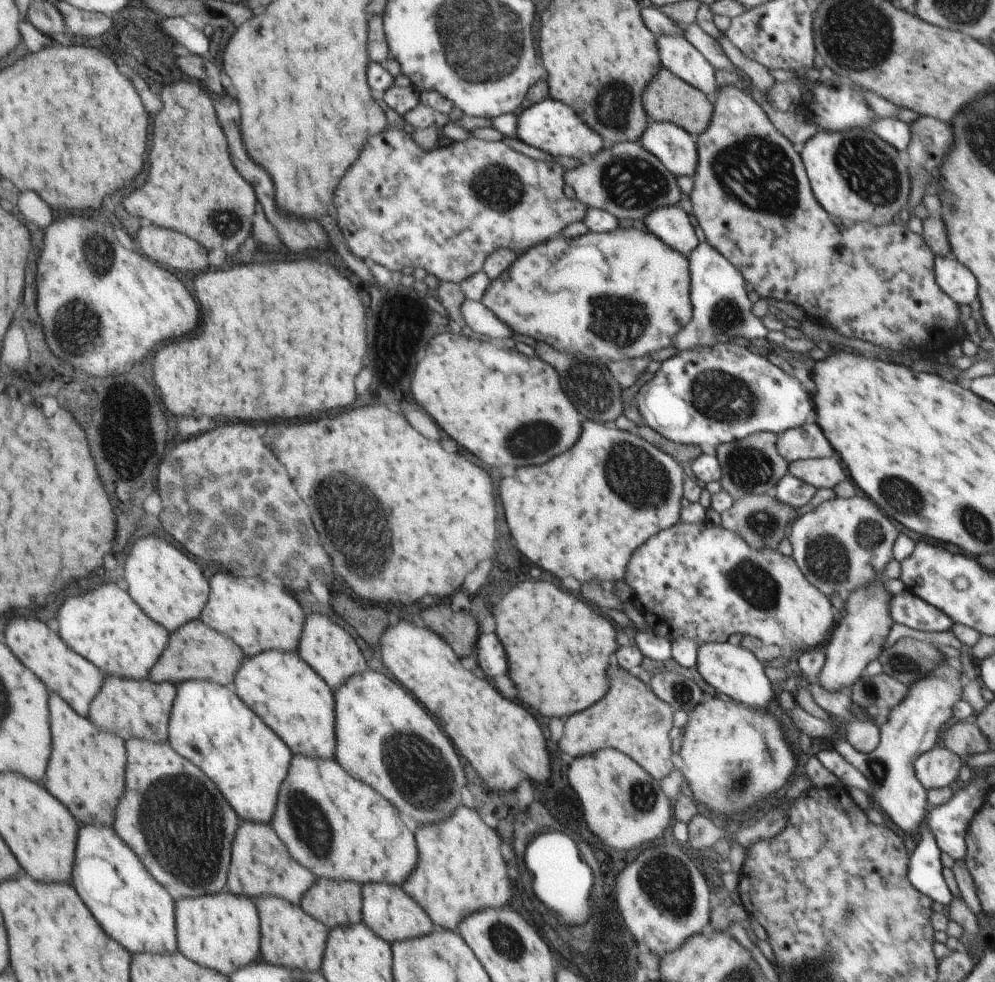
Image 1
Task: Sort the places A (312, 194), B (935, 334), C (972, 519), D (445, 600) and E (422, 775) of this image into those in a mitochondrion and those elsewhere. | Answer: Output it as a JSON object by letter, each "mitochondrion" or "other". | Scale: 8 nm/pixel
{"A":"other","B":"other","C":"mitochondrion","D":"other","E":"mitochondrion"}

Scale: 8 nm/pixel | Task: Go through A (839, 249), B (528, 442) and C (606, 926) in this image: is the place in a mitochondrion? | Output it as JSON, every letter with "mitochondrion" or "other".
{"A":"other","B":"mitochondrion","C":"other"}

